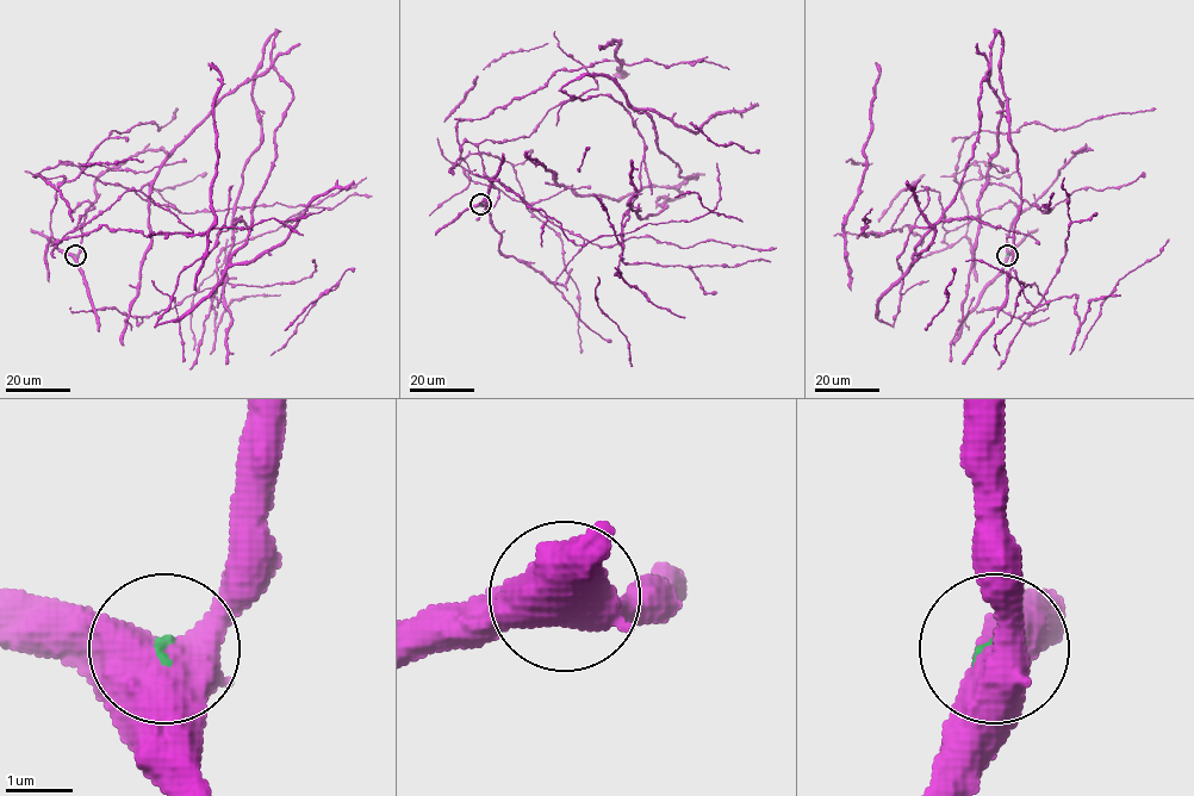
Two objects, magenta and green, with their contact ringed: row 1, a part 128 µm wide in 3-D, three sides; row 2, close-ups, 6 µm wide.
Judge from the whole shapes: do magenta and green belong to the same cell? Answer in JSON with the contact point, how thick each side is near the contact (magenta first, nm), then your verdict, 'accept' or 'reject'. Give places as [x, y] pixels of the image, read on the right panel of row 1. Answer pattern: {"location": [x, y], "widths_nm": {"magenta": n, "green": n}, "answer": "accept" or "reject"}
{"location": [1007, 255], "widths_nm": {"magenta": 600, "green": 90}, "answer": "reject"}

